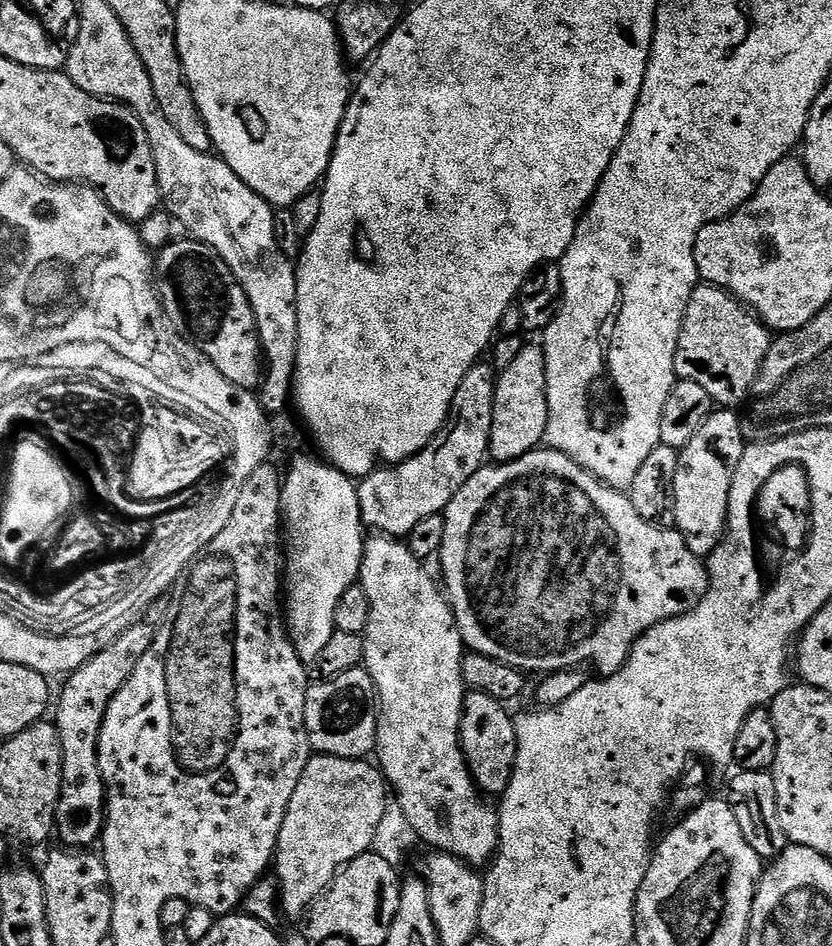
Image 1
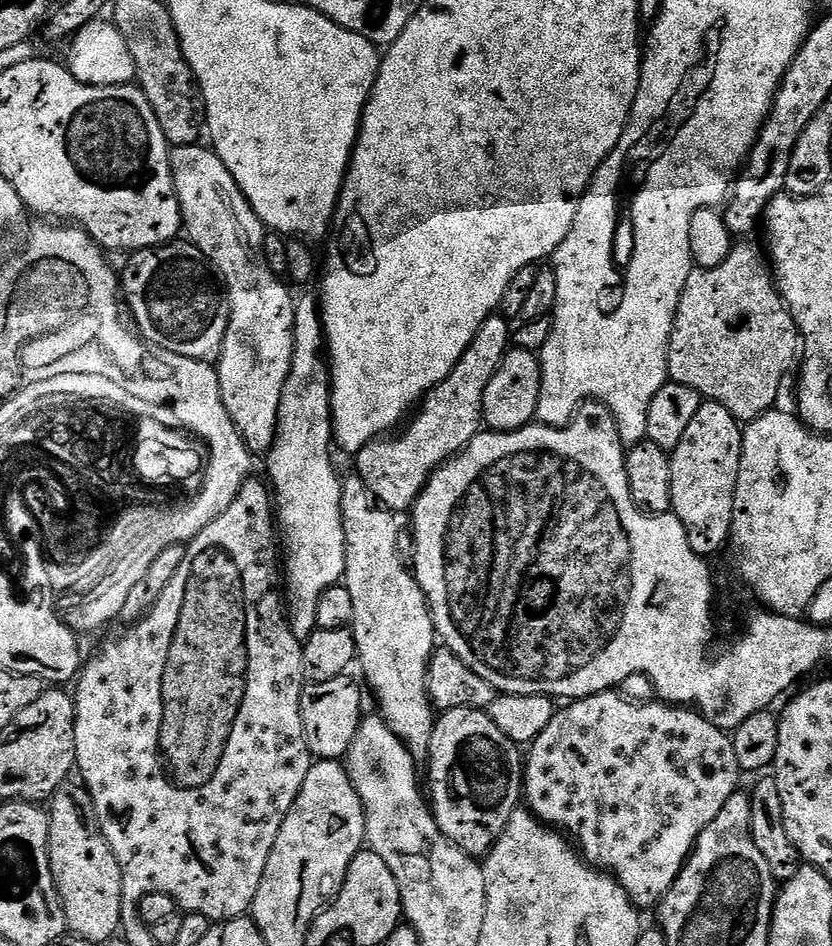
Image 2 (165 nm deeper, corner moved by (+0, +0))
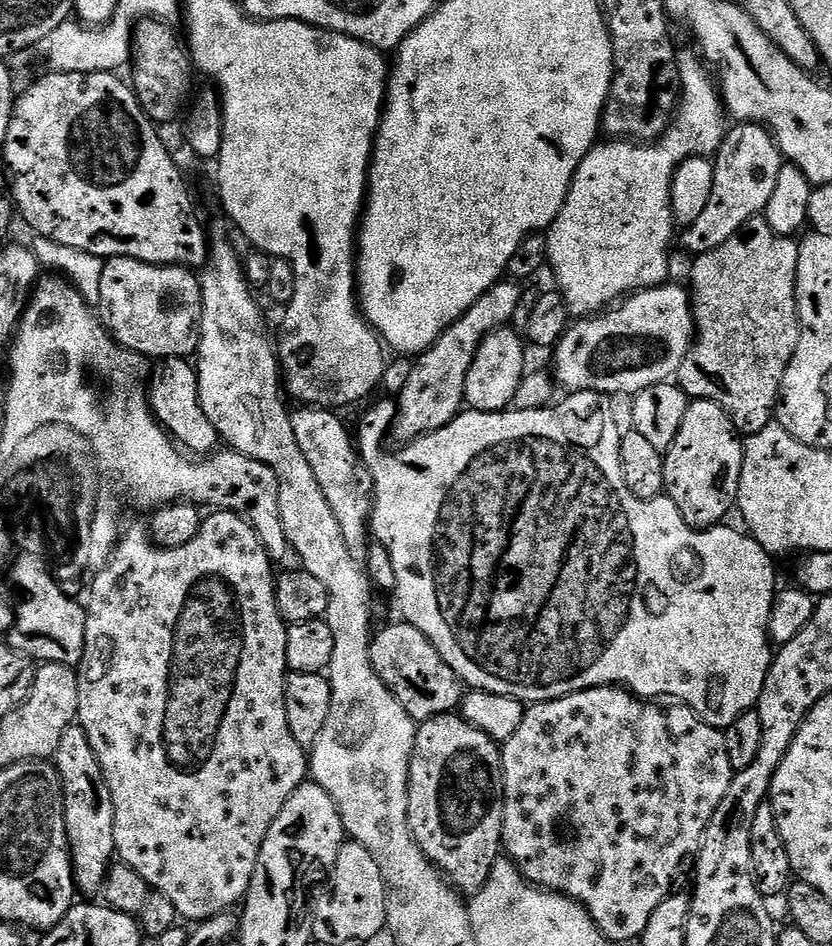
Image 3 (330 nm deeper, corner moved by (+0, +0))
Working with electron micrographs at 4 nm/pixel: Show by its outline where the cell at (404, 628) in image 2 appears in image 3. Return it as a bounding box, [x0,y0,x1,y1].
[291,406,374,538]

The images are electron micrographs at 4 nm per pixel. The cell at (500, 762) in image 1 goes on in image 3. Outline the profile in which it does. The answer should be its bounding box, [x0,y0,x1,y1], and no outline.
[408,715,504,894]

